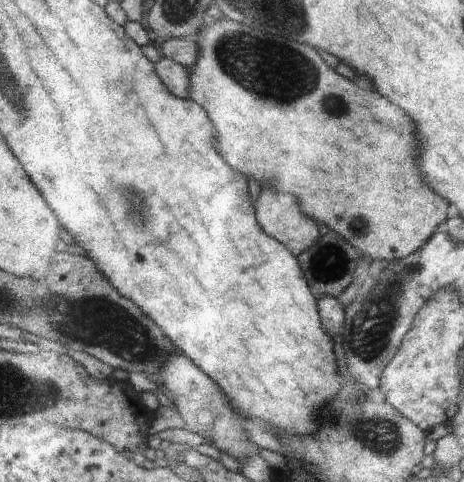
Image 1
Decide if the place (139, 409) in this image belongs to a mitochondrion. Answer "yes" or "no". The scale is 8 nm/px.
no

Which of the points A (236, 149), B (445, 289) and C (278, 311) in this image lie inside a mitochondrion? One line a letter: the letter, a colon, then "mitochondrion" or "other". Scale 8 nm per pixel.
A: other
B: other
C: other

